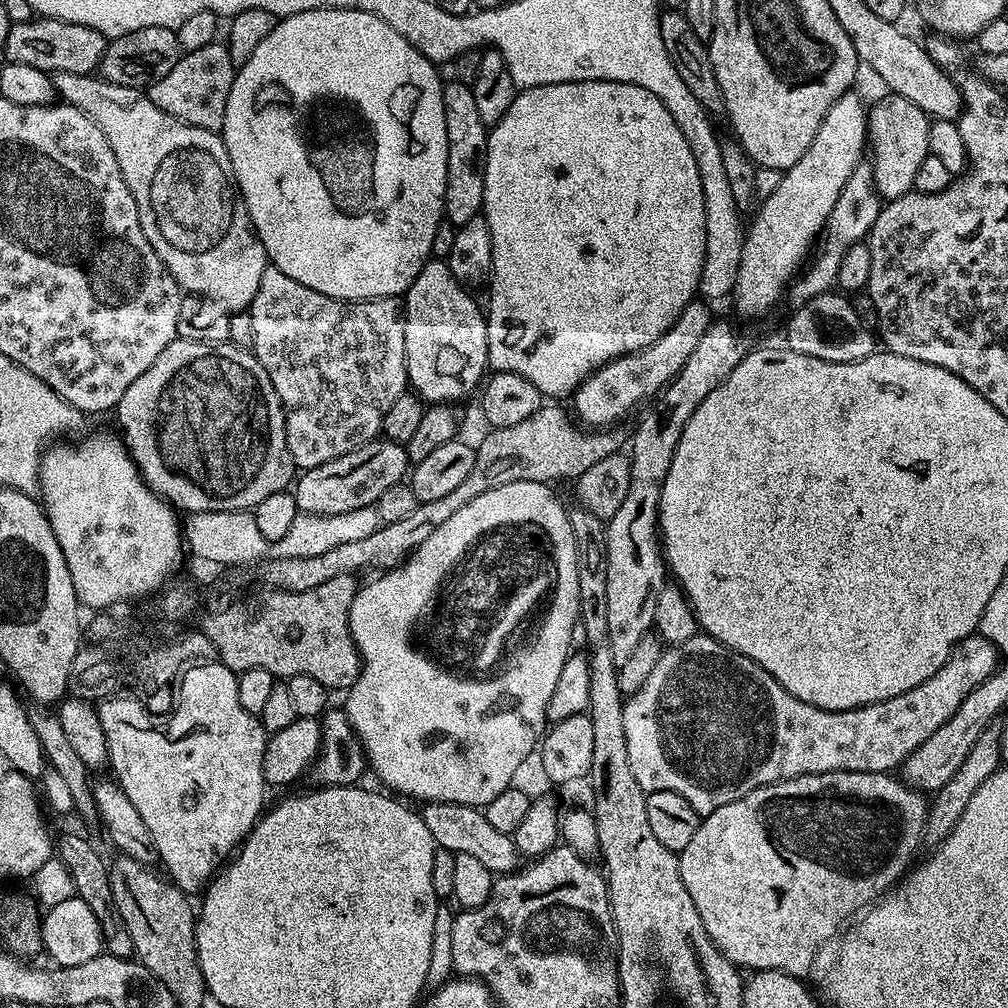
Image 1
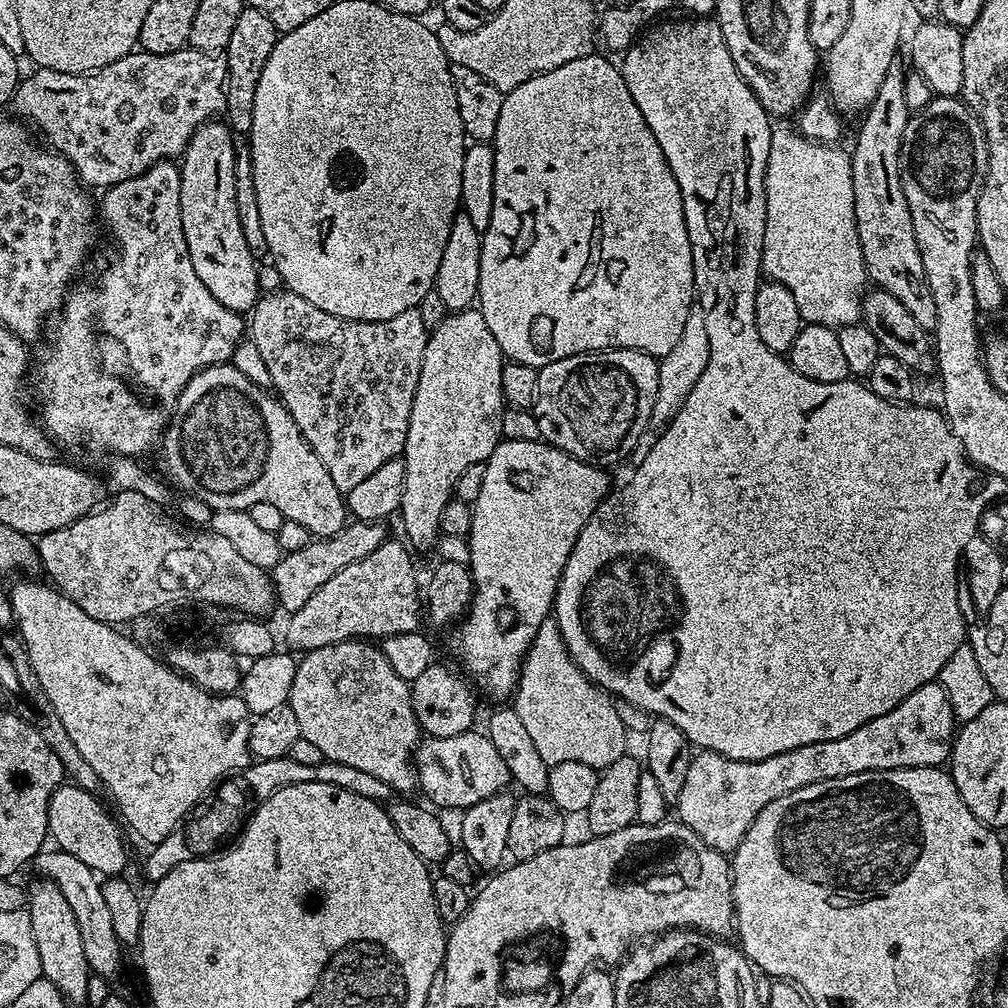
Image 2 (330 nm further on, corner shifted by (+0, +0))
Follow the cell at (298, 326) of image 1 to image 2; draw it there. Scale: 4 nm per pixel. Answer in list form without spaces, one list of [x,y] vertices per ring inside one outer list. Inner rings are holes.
[[[287,290],[265,292],[253,306],[250,313],[250,338],[262,353],[262,362],[266,362],[266,370],[270,370],[271,387],[280,403],[294,418],[302,438],[306,438],[314,454],[318,454],[322,466],[326,466],[326,474],[330,474],[330,479],[334,482],[334,486],[338,486],[340,492],[347,494],[350,490],[354,490],[354,486],[359,486],[369,474],[374,474],[374,470],[378,470],[386,462],[397,459],[403,453],[406,430],[410,426],[410,410],[414,406],[414,394],[418,390],[418,374],[422,370],[422,354],[426,350],[429,331],[430,329],[422,322],[419,308],[411,308],[402,314],[394,314],[394,318],[378,322],[343,320],[334,314],[326,314],[326,310],[318,310],[318,306],[306,302],[306,298]]]

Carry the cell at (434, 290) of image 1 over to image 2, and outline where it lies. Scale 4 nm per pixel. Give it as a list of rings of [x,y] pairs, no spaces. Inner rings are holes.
[[[479,307],[448,312],[444,321],[429,331],[402,453],[406,482],[402,486],[398,520],[404,523],[403,535],[413,549],[431,549],[435,545],[441,535],[442,512],[446,509],[446,504],[454,499],[458,478],[462,478],[462,473],[468,467],[483,464],[500,445],[502,418],[506,411],[502,390],[502,370],[505,363],[504,351],[498,346],[494,334],[490,334],[490,326],[486,326],[486,318],[482,318]]]

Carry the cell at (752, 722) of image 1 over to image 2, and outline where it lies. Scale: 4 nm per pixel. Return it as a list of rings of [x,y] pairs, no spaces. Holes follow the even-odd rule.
[[[939,682],[918,686],[918,690],[914,690],[914,694],[910,694],[905,700],[898,702],[898,706],[894,706],[894,710],[882,714],[882,718],[874,718],[870,722],[866,722],[866,726],[858,726],[858,730],[850,730],[850,734],[846,734],[842,738],[834,738],[830,742],[810,742],[810,746],[798,746],[794,750],[786,750],[786,754],[774,754],[774,758],[762,758],[761,760],[735,760],[717,752],[697,751],[692,757],[690,771],[686,774],[686,783],[682,786],[682,794],[679,800],[675,801],[674,808],[675,811],[676,808],[680,811],[678,813],[680,823],[690,826],[690,830],[694,830],[694,834],[698,834],[698,838],[702,838],[706,842],[706,846],[725,854],[731,854],[740,845],[742,838],[746,838],[746,832],[750,830],[750,826],[758,818],[758,814],[762,814],[762,810],[766,810],[766,806],[770,806],[770,802],[774,802],[774,798],[782,798],[782,794],[790,794],[794,790],[802,790],[802,786],[810,786],[814,782],[822,782],[830,778],[842,778],[846,774],[881,772],[882,770],[894,770],[895,768],[934,768],[943,765],[952,755],[952,741],[957,728],[958,721],[952,709],[950,698],[943,686]]]

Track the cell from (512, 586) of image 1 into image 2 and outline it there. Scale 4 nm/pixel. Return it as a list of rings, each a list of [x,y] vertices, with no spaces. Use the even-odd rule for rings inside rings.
[[[501,439],[500,445],[490,454],[490,458],[483,463],[484,473],[482,474],[482,491],[479,492],[478,498],[472,503],[472,521],[470,530],[466,537],[470,558],[468,567],[472,570],[472,605],[464,613],[459,621],[460,629],[456,632],[456,656],[461,660],[463,671],[474,681],[477,689],[484,688],[484,692],[496,702],[504,700],[513,695],[516,690],[516,682],[520,679],[520,666],[524,663],[524,658],[528,654],[528,647],[536,641],[536,636],[545,627],[544,619],[549,619],[556,603],[556,587],[560,581],[562,570],[570,558],[570,550],[574,550],[574,542],[578,542],[578,534],[582,534],[582,526],[594,514],[594,510],[604,501],[604,497],[609,495],[608,472],[605,469],[598,468],[594,464],[587,464],[578,458],[574,458],[569,452],[563,452],[561,448],[555,448],[553,444],[545,442],[543,439],[534,442],[518,442],[517,440]]]

